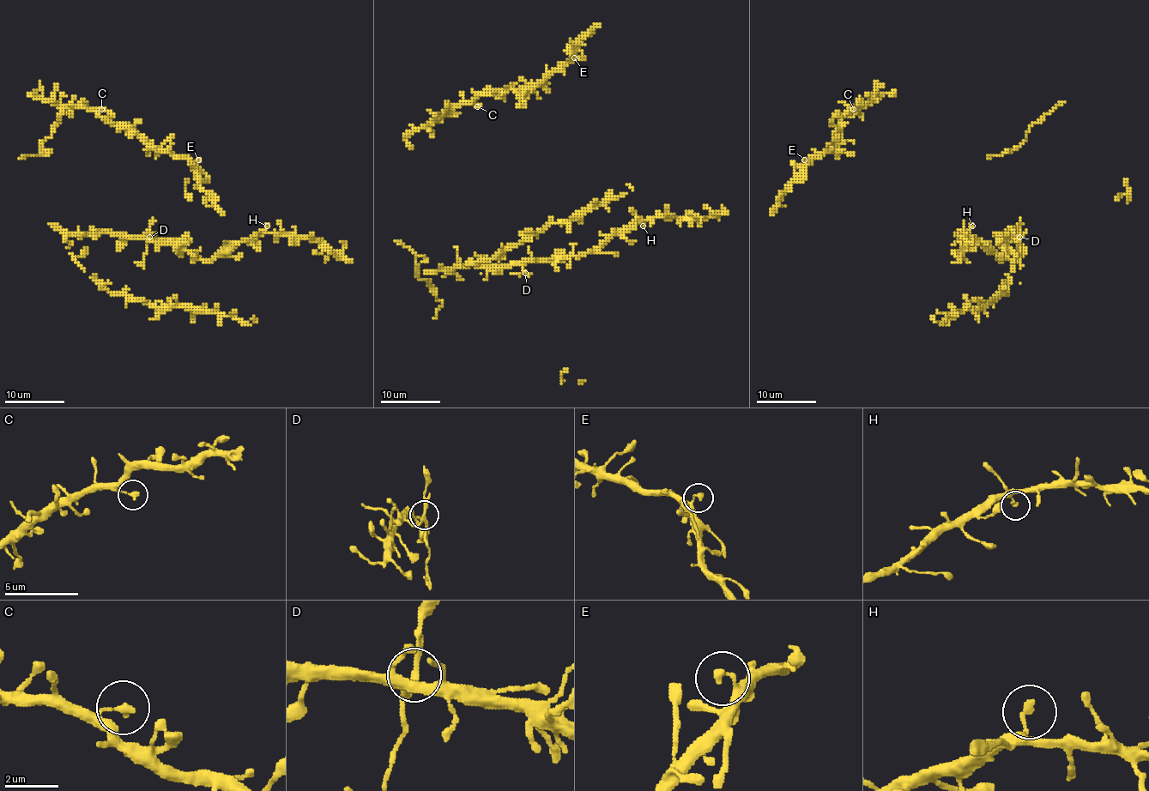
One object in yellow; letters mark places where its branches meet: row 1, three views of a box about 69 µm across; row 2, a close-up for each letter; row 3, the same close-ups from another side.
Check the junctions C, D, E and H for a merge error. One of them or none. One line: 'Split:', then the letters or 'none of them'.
Split: D

